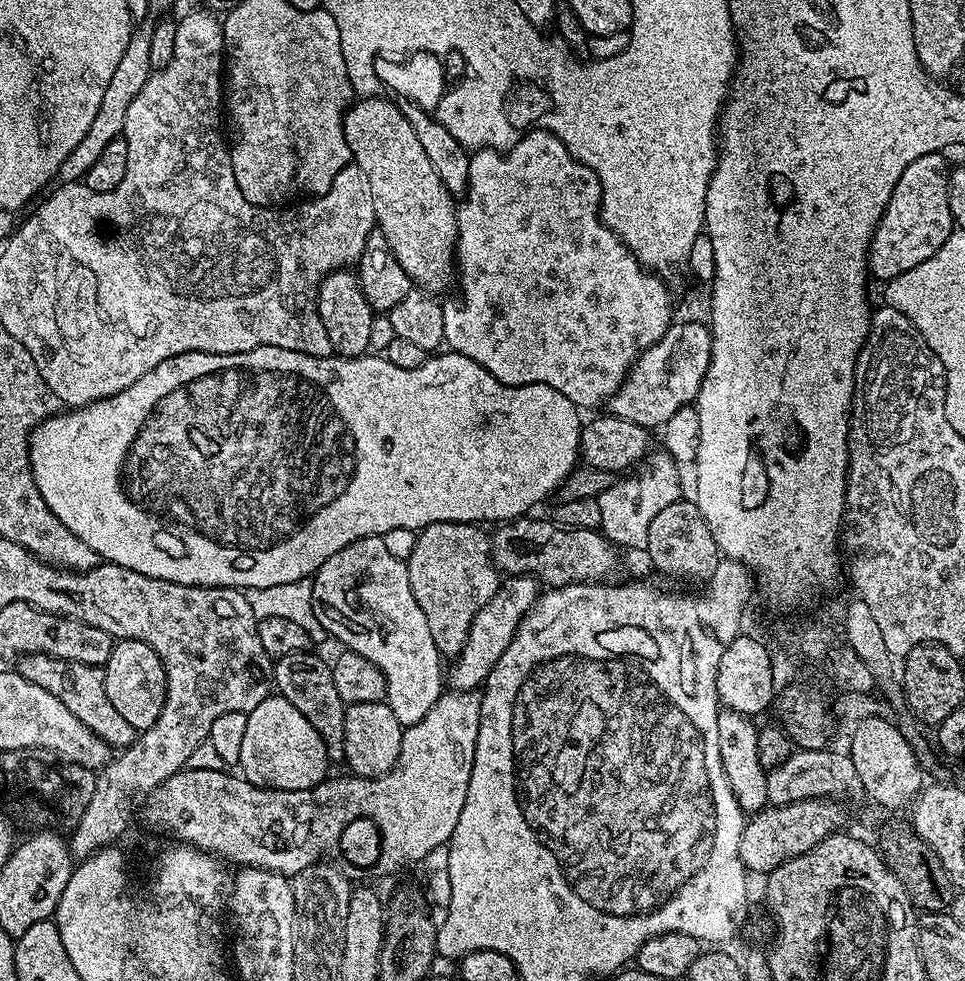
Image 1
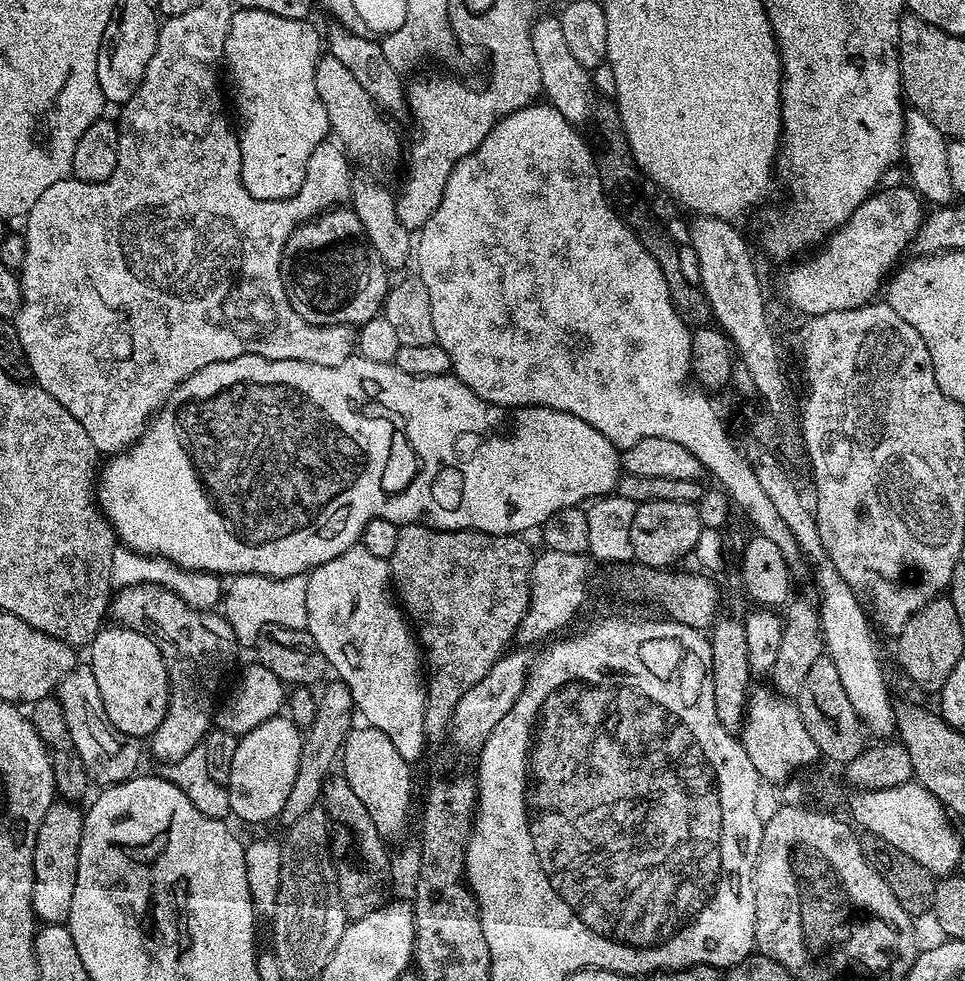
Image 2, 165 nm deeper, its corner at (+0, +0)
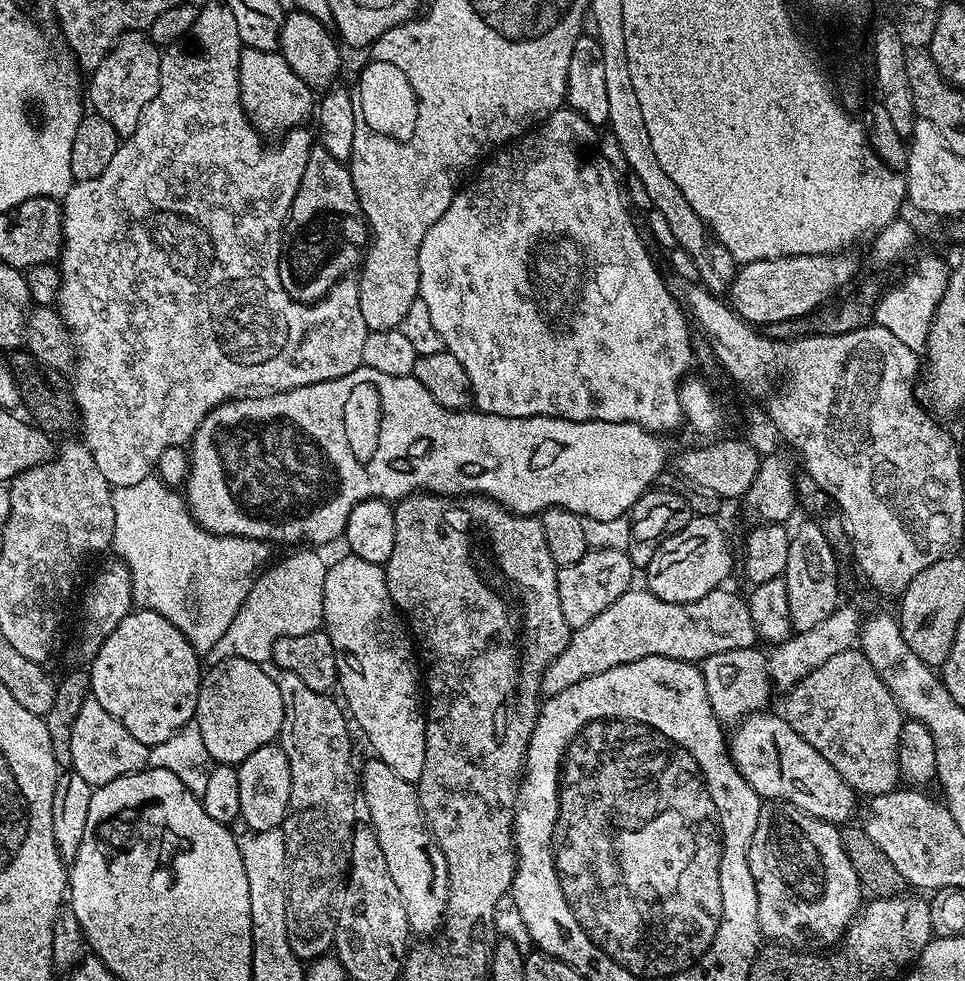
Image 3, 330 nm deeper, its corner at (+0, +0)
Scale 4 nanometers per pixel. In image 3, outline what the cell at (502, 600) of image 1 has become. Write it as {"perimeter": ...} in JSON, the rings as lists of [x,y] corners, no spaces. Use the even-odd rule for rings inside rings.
{"perimeter":[[[594,548],[578,562],[560,568],[558,578],[558,598],[562,602],[562,614],[566,614],[569,629],[575,630],[586,626],[590,618],[598,618],[606,606],[610,606],[624,592],[633,587],[632,560],[628,552]]]}

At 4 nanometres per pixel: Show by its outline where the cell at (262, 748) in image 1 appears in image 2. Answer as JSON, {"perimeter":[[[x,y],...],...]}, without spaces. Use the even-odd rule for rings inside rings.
{"perimeter":[[[279,714],[239,737],[226,785],[231,813],[242,821],[275,821],[286,804],[300,762],[303,735],[291,717]]]}

